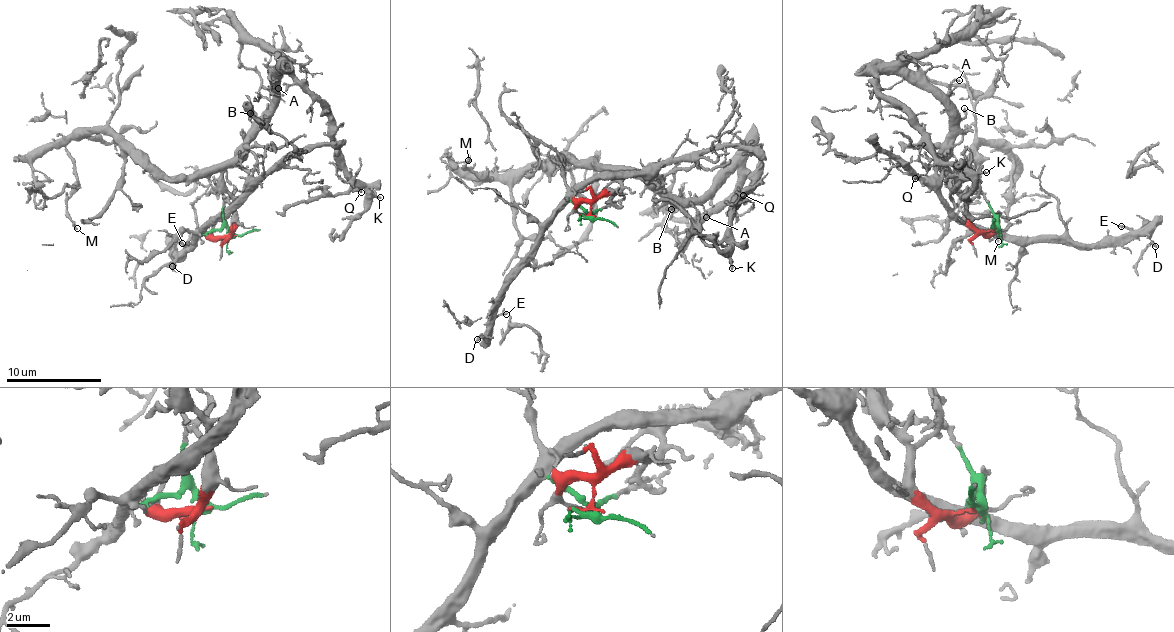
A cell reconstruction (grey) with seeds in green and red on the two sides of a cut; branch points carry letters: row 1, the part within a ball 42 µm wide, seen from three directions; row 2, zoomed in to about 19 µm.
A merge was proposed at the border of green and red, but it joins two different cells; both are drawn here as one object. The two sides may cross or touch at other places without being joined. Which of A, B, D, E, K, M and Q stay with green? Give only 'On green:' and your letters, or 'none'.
On green: D, E

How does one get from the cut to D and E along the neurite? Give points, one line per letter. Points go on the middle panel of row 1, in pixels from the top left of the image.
D: (587, 216), (588, 212), (571, 201), (560, 211), (543, 232), (537, 252), (509, 283), (487, 333), (476, 339)
E: (587, 216), (588, 212), (569, 201), (500, 298), (494, 317), (505, 314)

